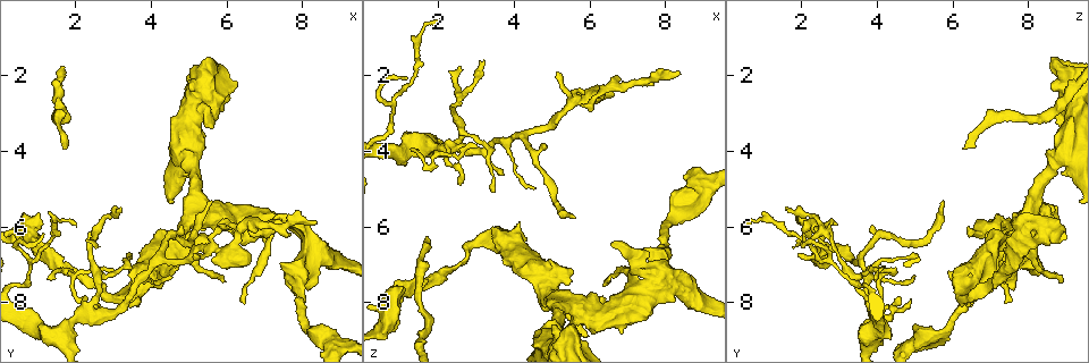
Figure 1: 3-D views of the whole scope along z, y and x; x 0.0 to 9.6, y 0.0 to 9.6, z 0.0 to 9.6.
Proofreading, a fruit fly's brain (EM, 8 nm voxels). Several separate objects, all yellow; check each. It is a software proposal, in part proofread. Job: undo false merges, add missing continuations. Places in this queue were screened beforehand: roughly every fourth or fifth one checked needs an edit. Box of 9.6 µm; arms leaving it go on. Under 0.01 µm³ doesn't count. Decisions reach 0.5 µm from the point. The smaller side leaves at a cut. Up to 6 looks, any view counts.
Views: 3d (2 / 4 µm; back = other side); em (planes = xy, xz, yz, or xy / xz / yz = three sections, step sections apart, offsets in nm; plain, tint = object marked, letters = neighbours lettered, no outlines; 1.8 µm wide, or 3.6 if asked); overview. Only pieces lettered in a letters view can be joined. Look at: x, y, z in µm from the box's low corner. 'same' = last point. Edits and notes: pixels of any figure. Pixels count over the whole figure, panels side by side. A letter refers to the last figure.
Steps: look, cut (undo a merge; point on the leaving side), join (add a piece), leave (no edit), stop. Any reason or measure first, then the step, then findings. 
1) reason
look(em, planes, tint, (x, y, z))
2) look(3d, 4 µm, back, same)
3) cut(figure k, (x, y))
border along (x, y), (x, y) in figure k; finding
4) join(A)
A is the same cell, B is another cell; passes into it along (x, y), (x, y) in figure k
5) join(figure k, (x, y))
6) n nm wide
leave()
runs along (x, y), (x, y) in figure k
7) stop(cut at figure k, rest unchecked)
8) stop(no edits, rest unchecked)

branch stops here
look(3d, 2 µm, (3.70, 7.85, 4.60))

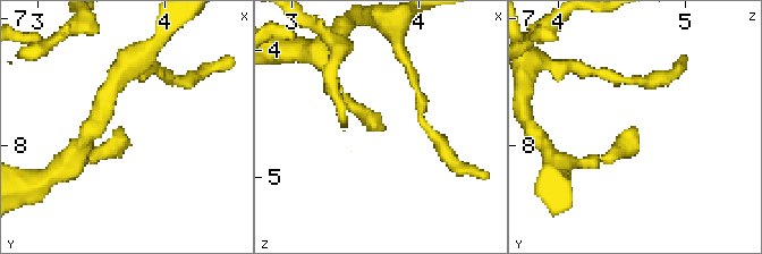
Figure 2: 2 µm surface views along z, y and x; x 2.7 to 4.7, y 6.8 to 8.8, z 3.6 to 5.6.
look(em, xy, step 4, tint, (3.68, 7.84, 4.58))

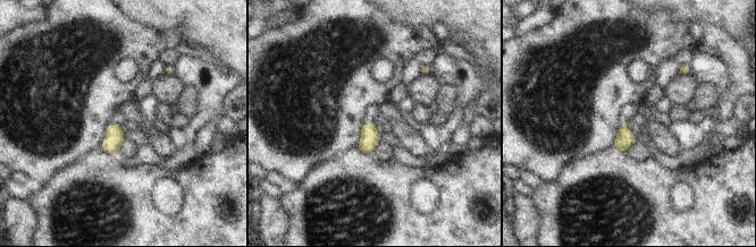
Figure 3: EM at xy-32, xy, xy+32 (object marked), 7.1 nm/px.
look(em, planes, letters, same)

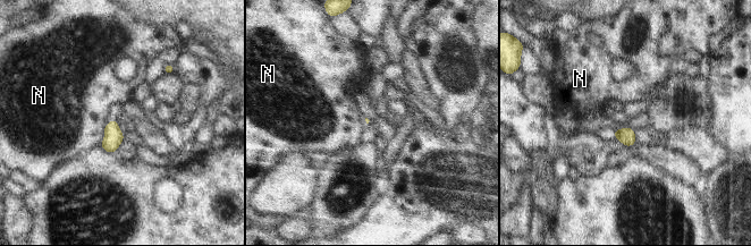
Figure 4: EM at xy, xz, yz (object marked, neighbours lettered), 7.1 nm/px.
leave()
N is another cell; border along (111, 119), (99, 145) in figure 4; no lettered piece goes on from it

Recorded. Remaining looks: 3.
branch stops here
look(em, xy, step 16, tint, (8.35, 5.95, 1.95))

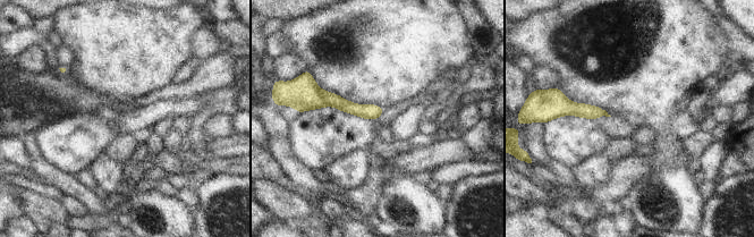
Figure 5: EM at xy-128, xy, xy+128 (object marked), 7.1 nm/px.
look(em, planes, tint, same)

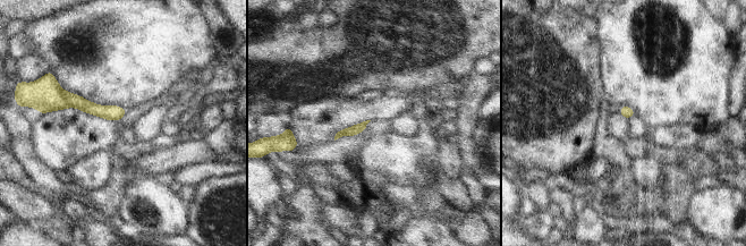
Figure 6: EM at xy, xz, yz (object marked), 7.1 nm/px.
look(em, planes, letters, same)

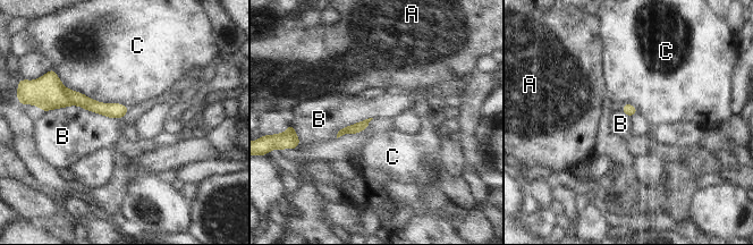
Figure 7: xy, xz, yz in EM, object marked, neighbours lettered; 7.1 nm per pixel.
leave()
A, B and C are other cells; no lettered piece goes on from it

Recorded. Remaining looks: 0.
stop(no edits, rest unchecked)

